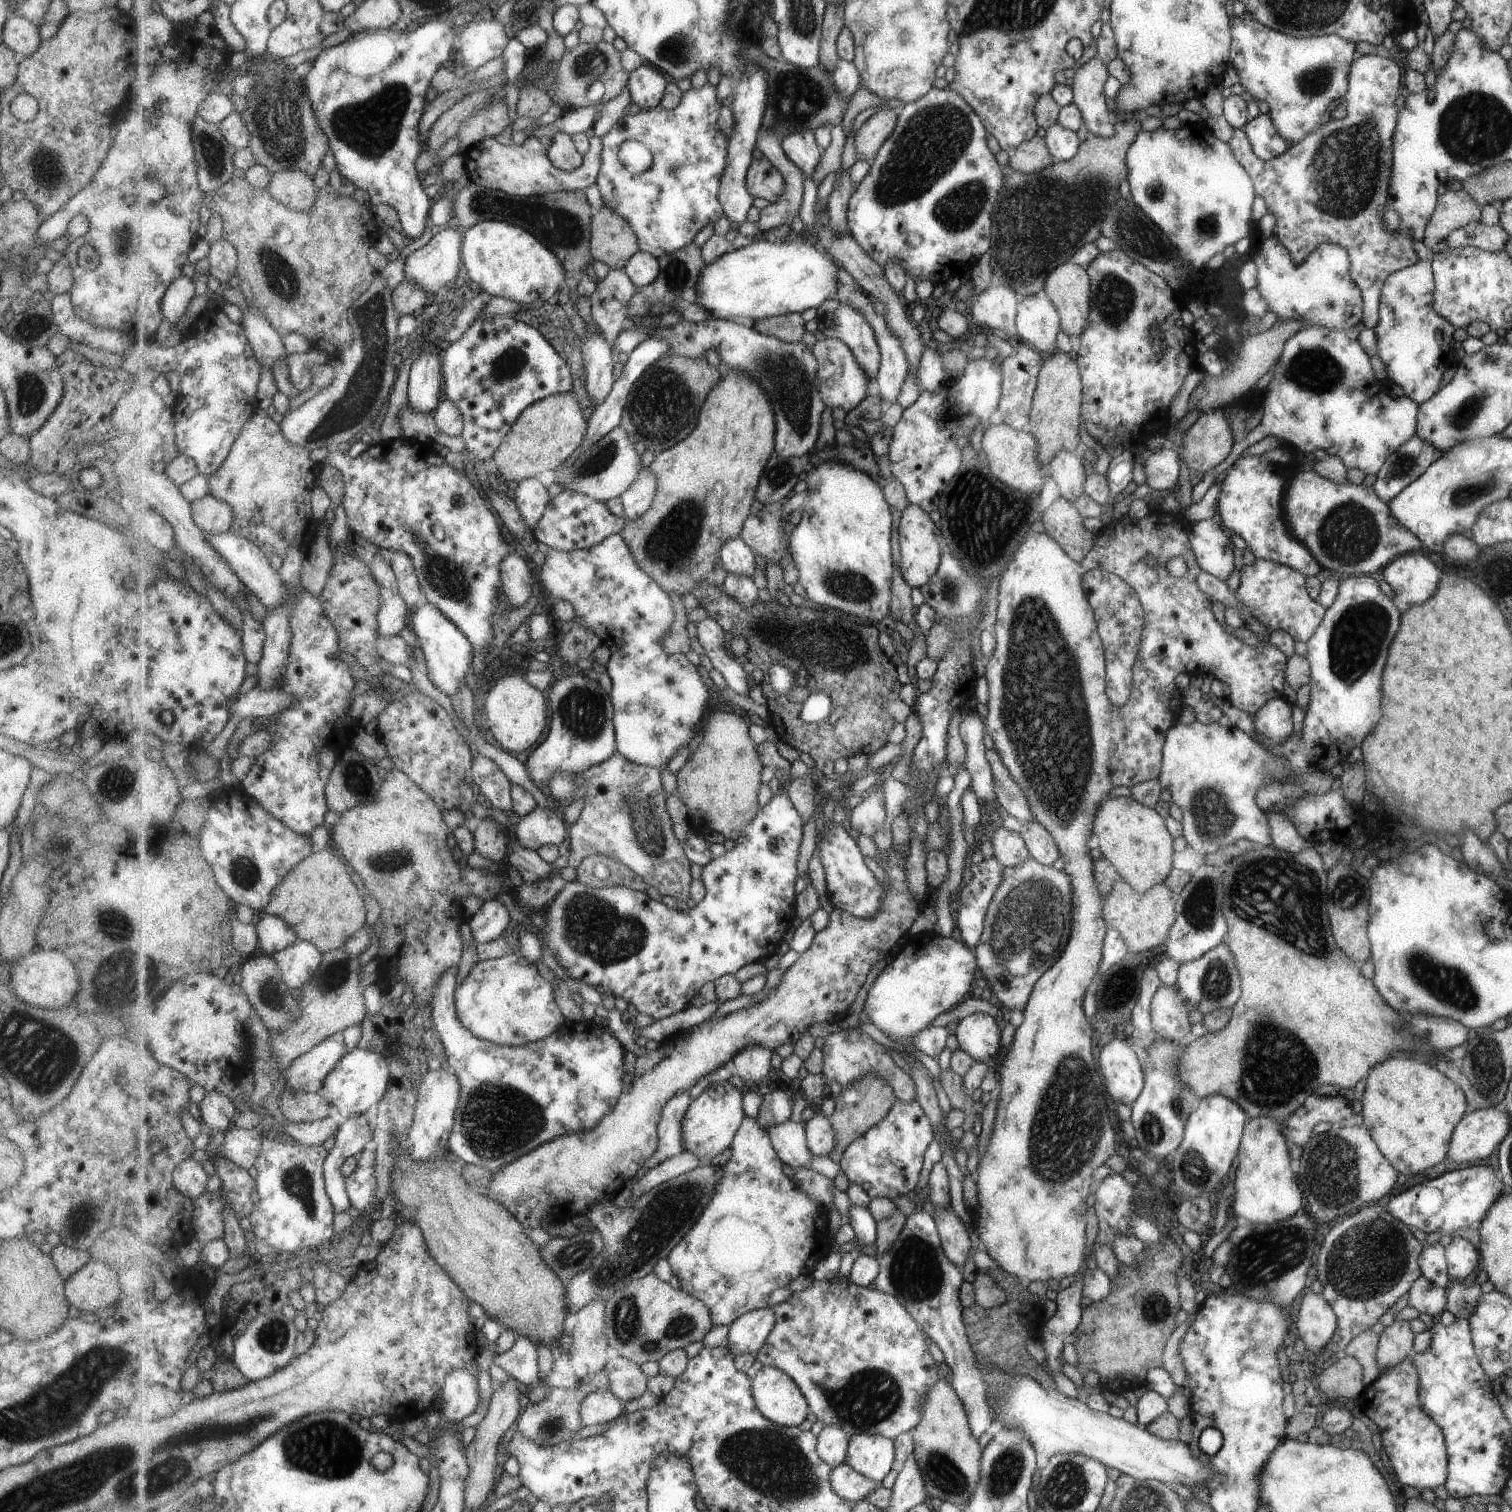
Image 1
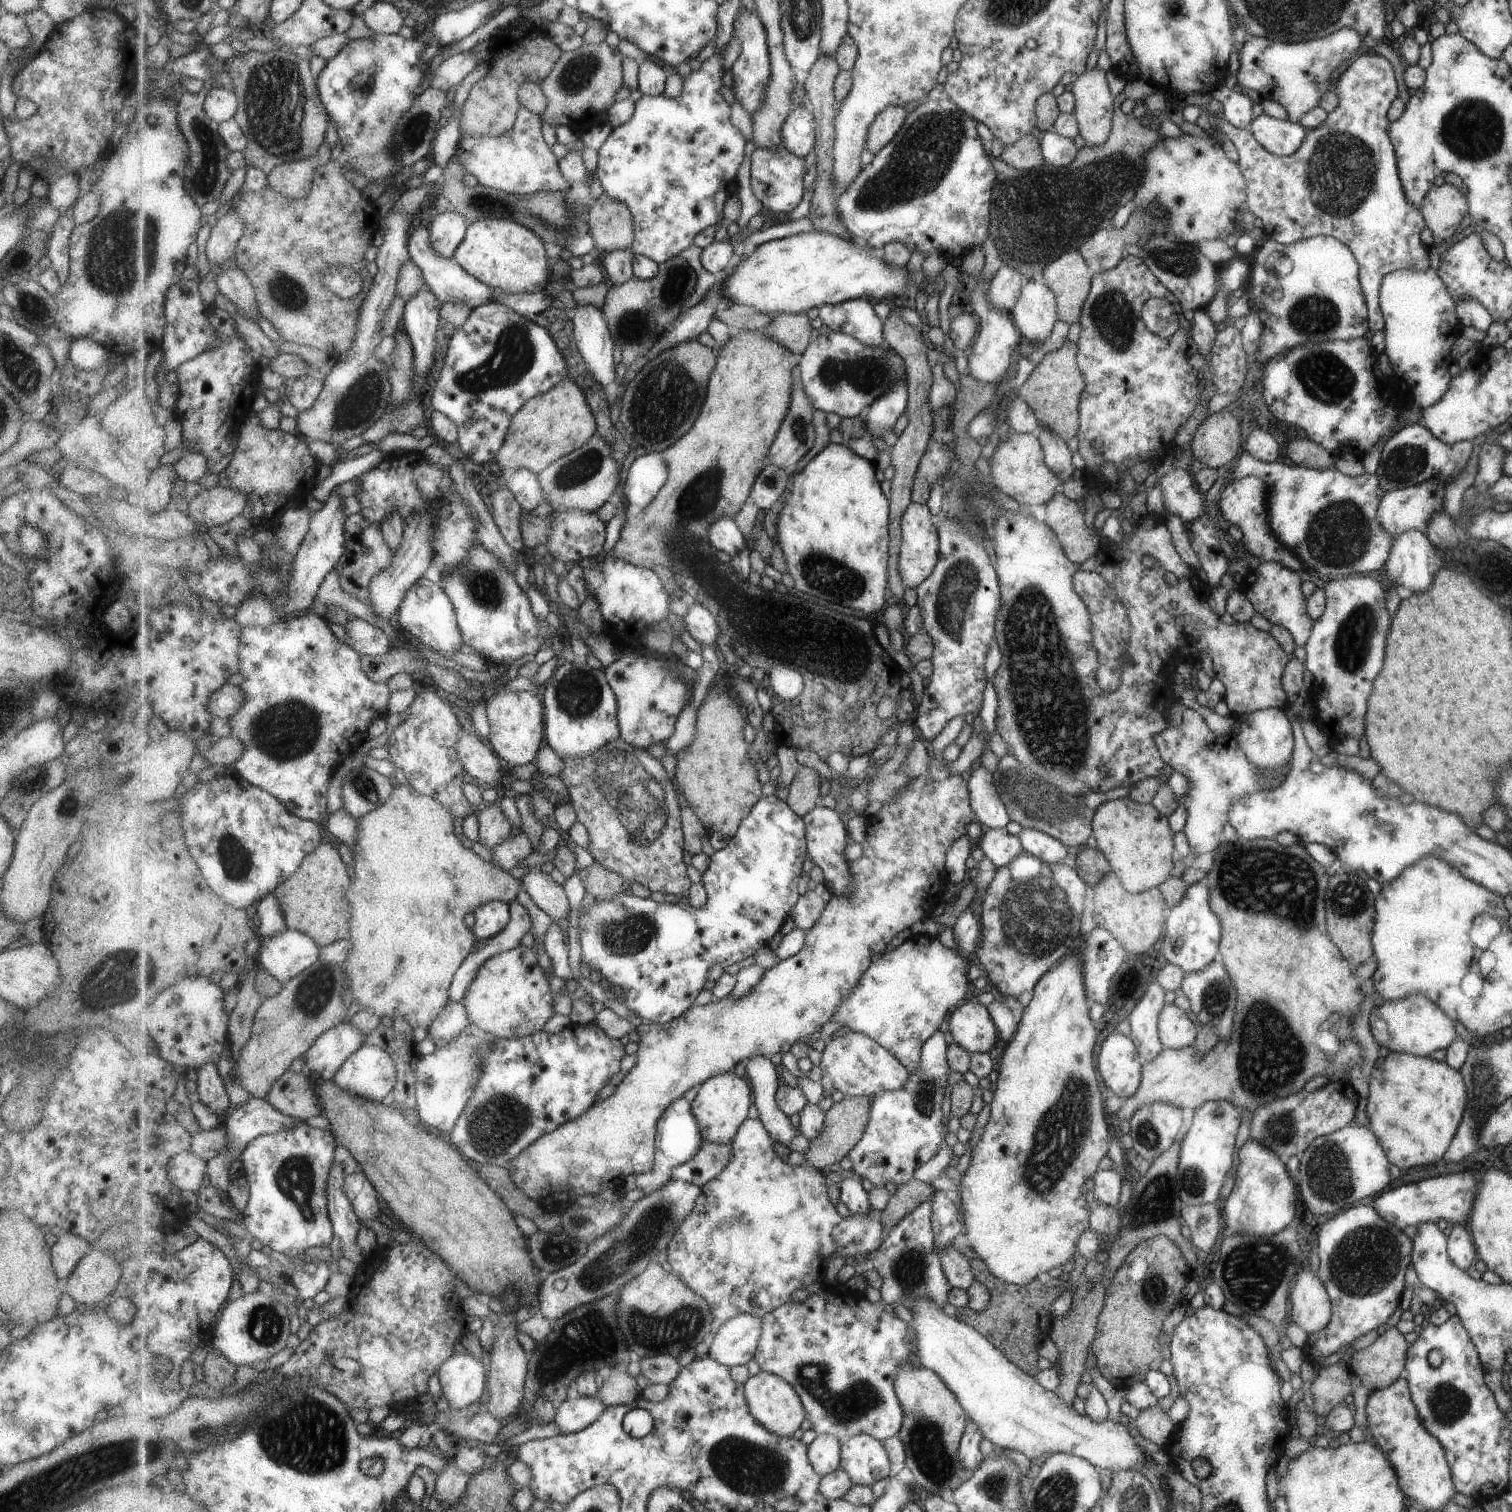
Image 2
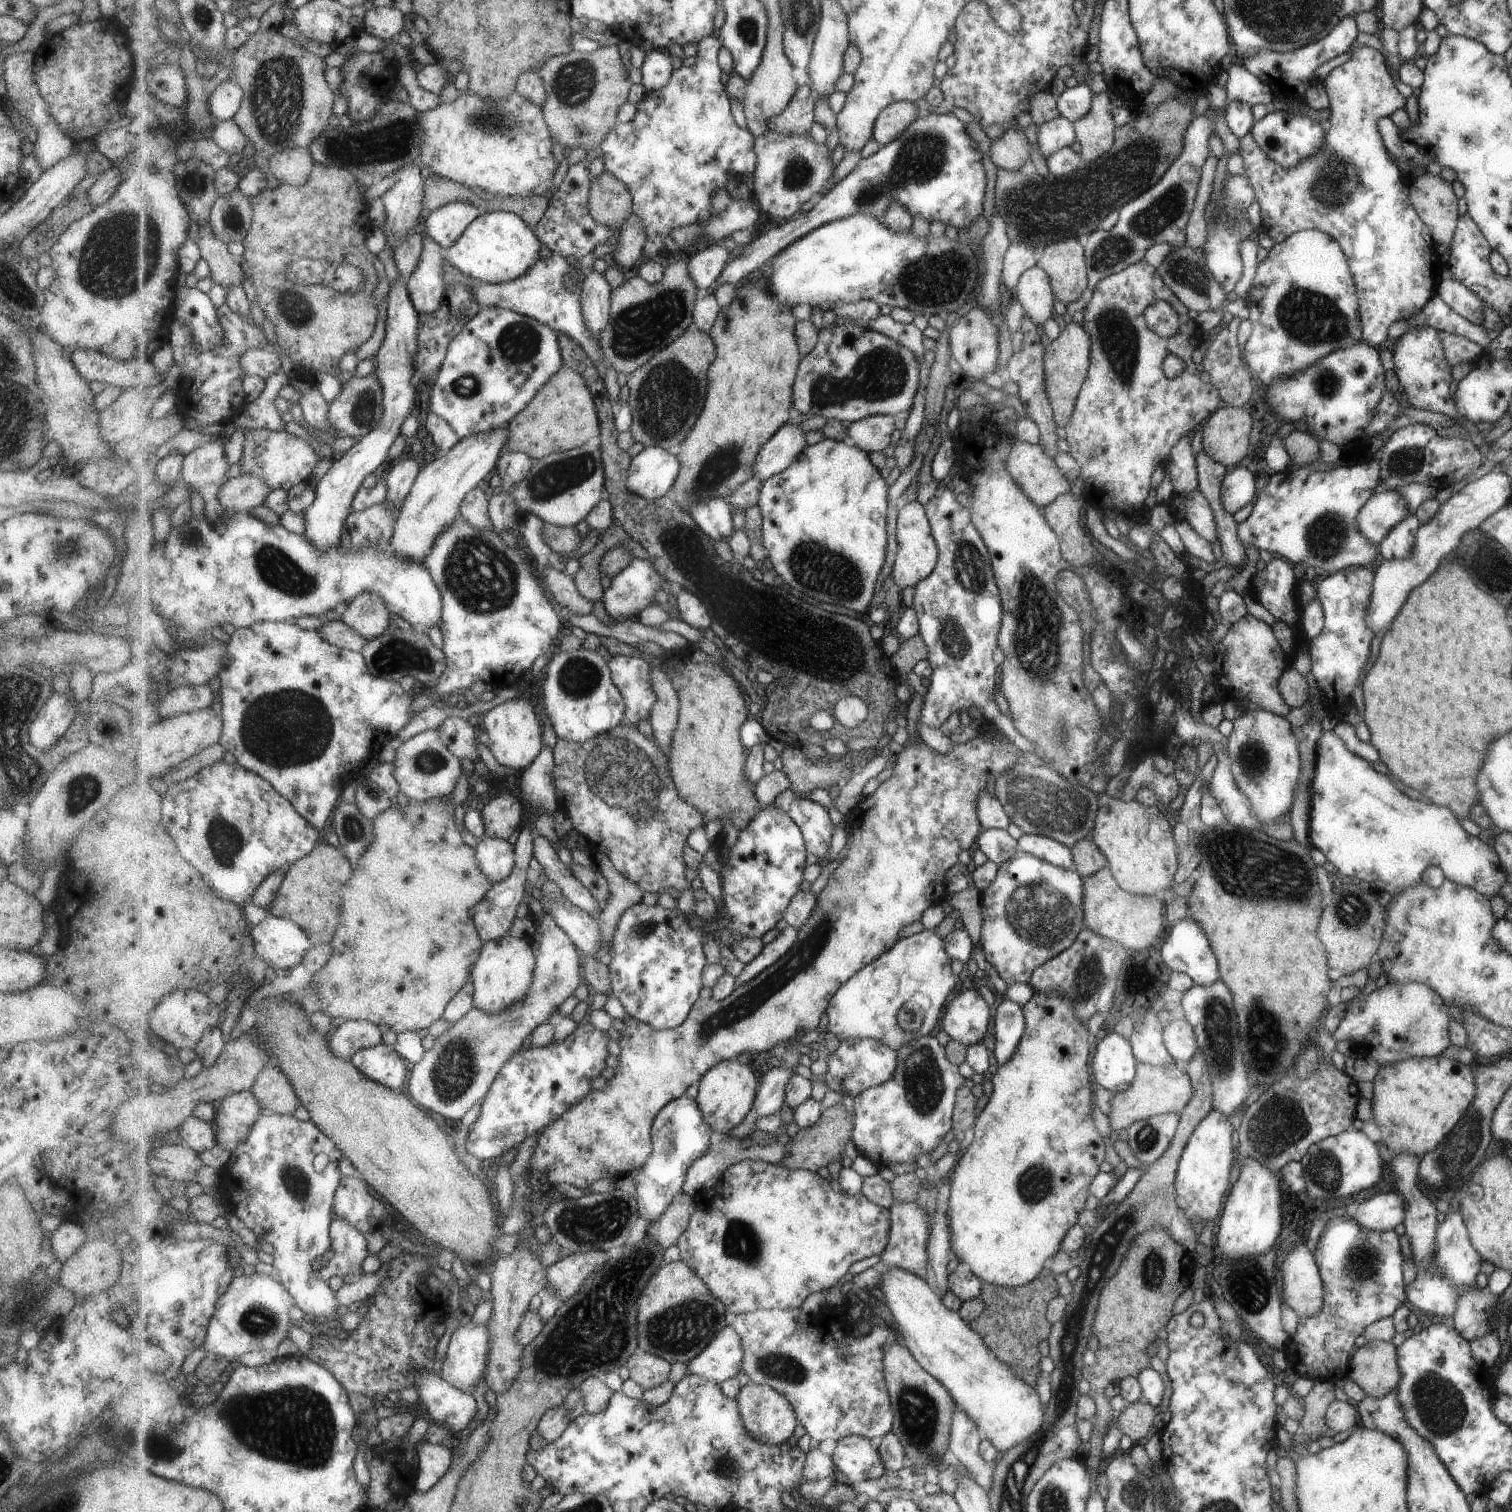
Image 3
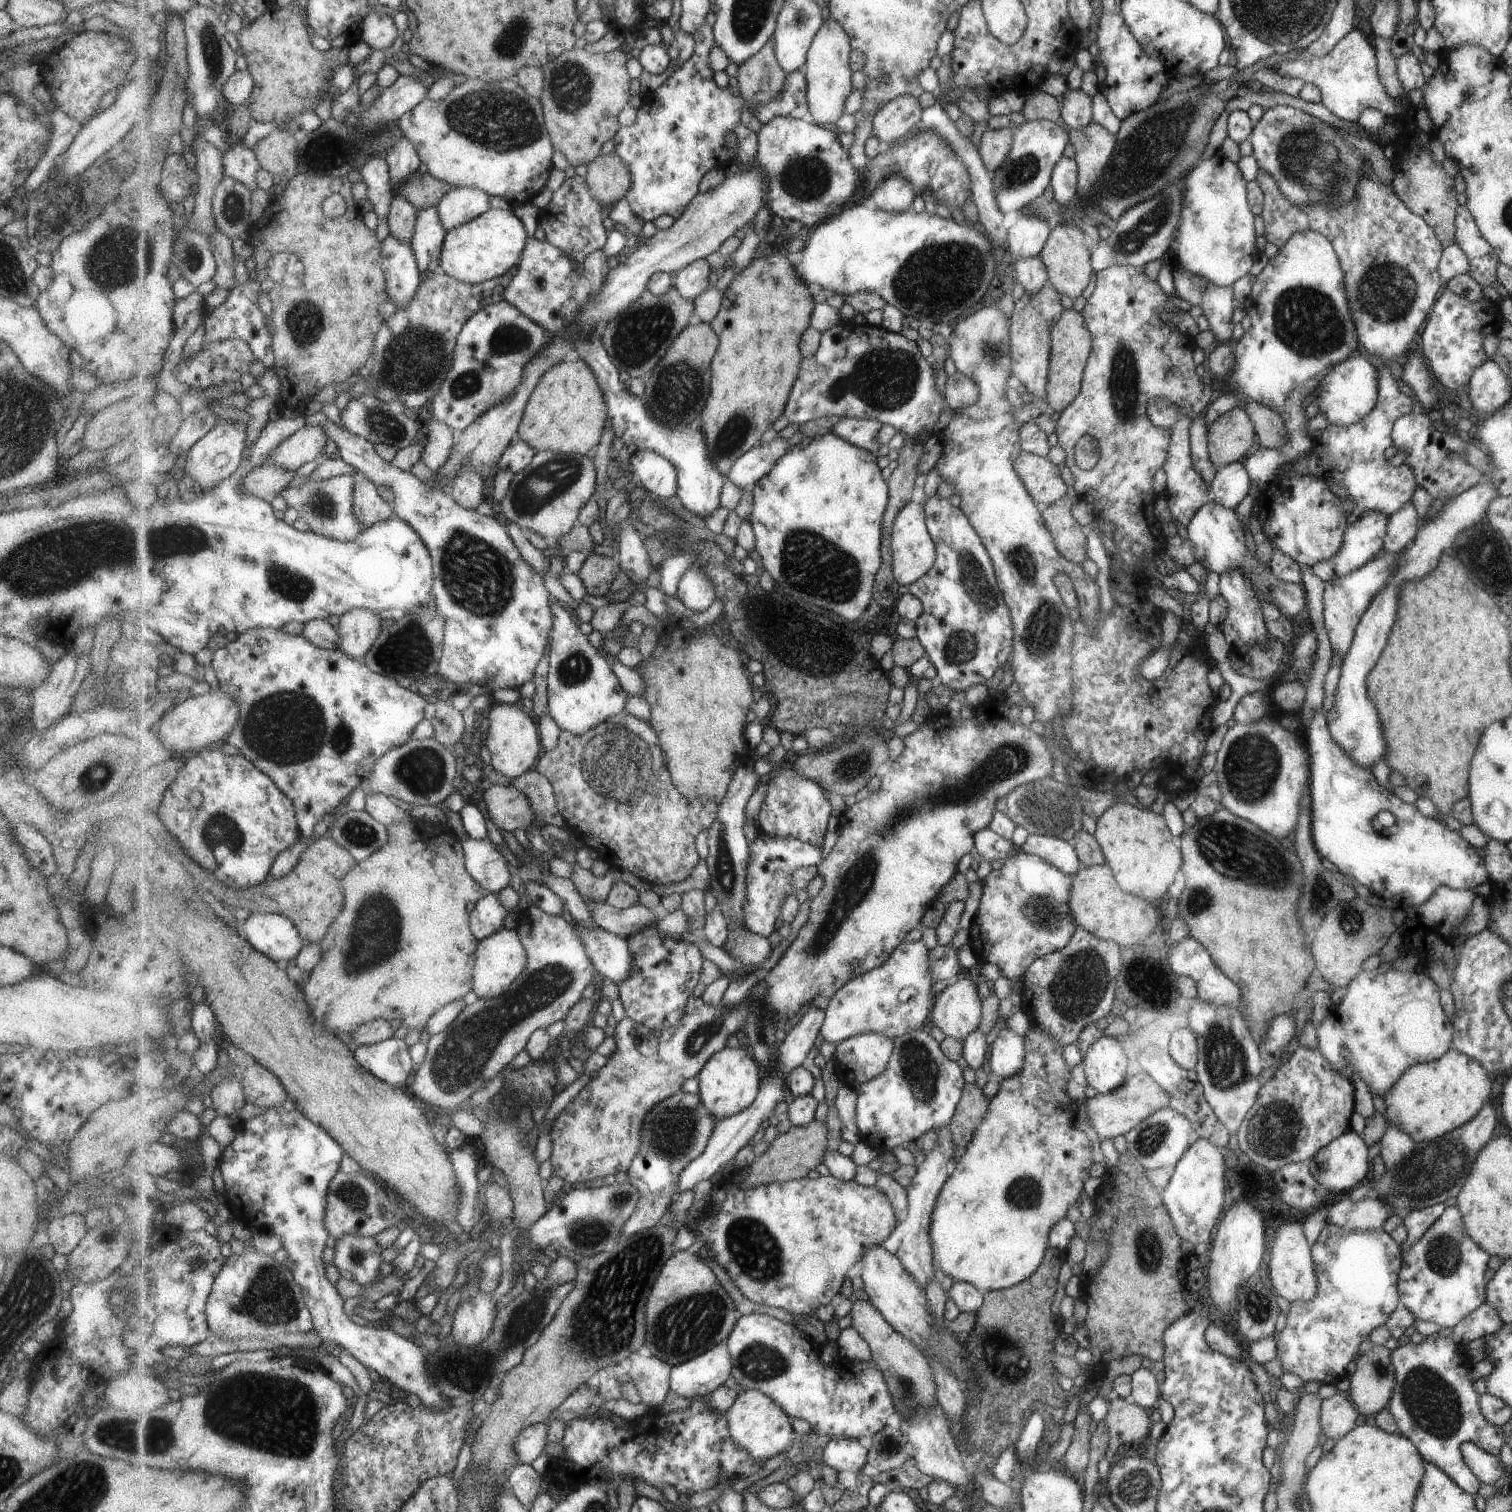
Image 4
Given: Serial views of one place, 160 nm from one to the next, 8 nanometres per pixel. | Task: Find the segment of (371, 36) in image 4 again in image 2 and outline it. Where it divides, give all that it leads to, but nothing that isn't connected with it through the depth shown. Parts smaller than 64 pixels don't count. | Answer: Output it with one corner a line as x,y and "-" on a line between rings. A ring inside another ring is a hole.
375,1
361,16
375,34
397,33
405,22
403,12
389,1

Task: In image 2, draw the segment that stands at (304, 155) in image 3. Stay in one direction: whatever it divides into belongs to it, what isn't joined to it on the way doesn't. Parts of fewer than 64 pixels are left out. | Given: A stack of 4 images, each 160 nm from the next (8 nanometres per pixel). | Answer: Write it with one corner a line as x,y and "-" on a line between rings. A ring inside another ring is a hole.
303,159
277,165
269,174
269,186
292,199
304,199
314,183
317,165
314,159

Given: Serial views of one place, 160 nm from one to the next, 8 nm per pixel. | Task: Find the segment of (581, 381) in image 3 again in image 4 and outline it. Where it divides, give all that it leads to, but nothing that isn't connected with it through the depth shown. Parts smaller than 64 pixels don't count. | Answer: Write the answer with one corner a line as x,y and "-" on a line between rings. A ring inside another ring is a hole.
580,357
577,360
568,358
551,367
540,378
525,405
517,437
528,442
537,453
588,454
600,443
608,420
607,410
604,392
591,365

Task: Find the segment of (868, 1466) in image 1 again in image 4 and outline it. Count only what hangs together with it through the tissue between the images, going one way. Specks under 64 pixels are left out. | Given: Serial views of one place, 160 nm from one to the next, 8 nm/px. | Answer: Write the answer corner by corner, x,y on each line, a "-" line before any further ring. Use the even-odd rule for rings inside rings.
841,1437
831,1439
823,1450
822,1460
828,1466
841,1472
849,1470
861,1475
861,1470
865,1464
869,1464
870,1449
867,1450
859,1439

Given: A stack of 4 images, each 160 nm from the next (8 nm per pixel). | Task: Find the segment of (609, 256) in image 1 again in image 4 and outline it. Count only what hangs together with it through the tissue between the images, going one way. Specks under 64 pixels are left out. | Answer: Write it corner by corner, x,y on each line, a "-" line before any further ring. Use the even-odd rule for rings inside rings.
615,152
595,157
588,163
585,177
591,194
607,208
612,205
614,208
632,188
628,166

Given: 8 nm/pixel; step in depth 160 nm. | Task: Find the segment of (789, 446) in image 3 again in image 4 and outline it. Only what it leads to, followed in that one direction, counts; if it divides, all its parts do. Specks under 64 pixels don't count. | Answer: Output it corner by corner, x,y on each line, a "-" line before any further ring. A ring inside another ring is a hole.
775,437
771,442
759,444
736,460
725,478
743,489
753,488
776,467
789,449
790,445
785,437

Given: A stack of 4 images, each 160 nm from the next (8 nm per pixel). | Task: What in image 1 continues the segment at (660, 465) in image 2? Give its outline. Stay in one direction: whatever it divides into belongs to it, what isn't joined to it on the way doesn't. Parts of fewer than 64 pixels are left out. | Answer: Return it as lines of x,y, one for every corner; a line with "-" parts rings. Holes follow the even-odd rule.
650,466
642,467
640,475
622,495
624,504
624,518
629,521
641,518
652,506
658,489
656,474
650,470

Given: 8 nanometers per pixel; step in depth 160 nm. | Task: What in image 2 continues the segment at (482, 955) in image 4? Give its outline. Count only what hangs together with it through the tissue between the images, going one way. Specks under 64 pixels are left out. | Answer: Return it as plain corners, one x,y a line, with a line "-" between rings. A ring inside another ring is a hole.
519,945
510,951
495,955
481,967
477,978
468,988
468,993
465,995
463,1002
468,1012
470,1024
477,1025
499,1039
511,1040
543,1031
549,1020
557,1014
555,1008
553,1008
553,999
553,992
549,988
549,980
547,980
543,968
539,966
534,947
528,948

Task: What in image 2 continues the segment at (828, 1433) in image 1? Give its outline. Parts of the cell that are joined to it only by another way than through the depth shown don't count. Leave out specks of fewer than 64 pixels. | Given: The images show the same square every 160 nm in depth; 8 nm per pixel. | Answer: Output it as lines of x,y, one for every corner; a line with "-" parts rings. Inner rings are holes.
819,1435
808,1446
808,1455
818,1473
831,1474
842,1467
842,1442
835,1435

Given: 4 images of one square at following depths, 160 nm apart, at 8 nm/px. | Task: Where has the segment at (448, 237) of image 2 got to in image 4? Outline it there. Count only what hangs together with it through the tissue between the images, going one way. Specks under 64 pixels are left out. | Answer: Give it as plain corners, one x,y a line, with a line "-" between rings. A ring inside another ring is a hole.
456,187
436,206
447,232
491,209
491,195
477,187

